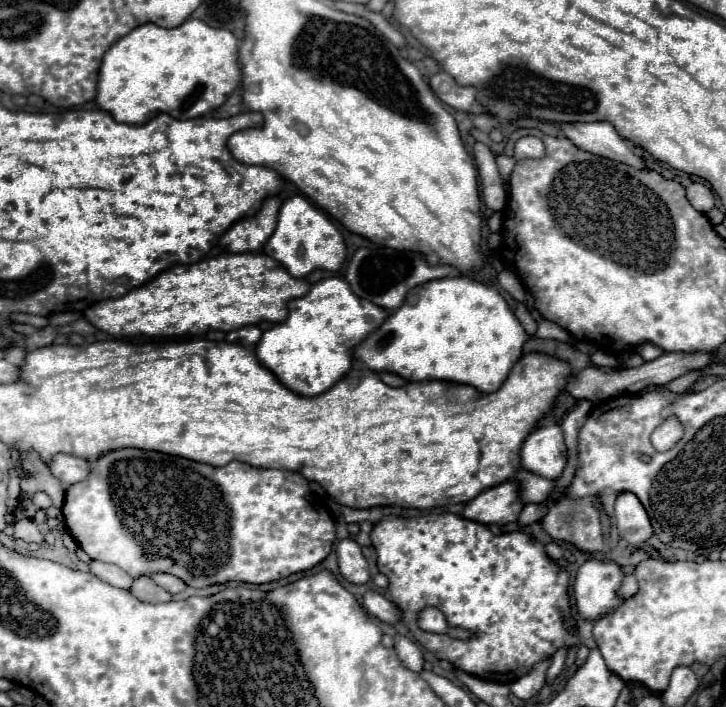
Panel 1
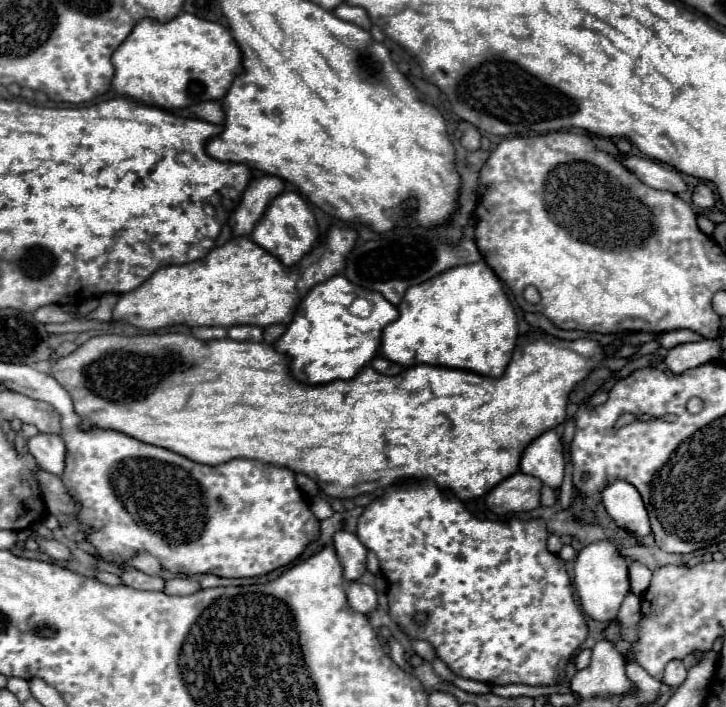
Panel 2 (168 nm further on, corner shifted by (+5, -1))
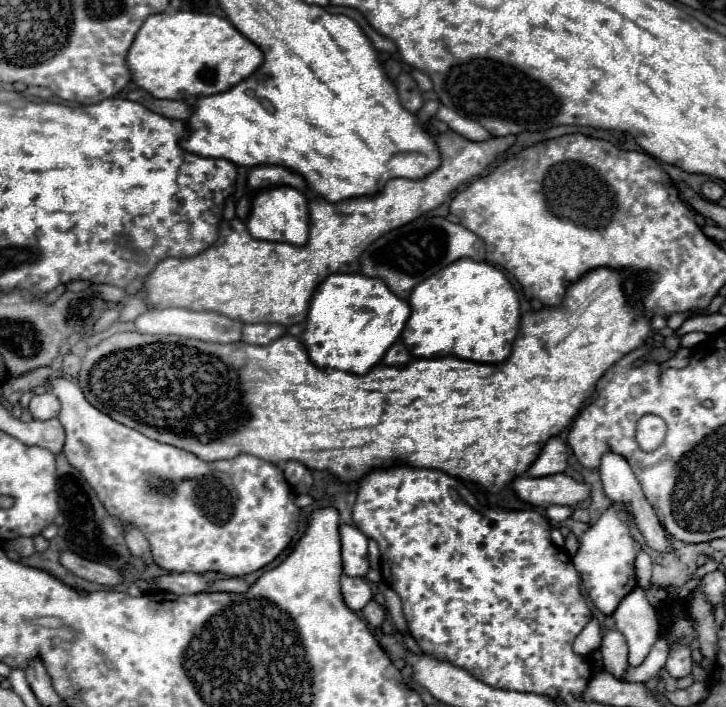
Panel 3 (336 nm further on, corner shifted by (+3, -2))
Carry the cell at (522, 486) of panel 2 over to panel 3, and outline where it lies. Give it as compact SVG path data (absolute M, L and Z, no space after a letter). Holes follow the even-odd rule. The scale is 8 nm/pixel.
M554 474L544 478L520 476L512 482L512 490L522 502L532 506L542 506L542 508L550 504L572 506L590 496L588 484L580 484L566 474Z

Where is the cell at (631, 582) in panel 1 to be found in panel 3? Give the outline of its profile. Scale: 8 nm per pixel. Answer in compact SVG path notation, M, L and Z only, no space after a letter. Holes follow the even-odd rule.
M636 588L620 602L612 616L616 630L620 630L628 642L628 664L640 666L660 636L654 606L646 600L644 592Z

